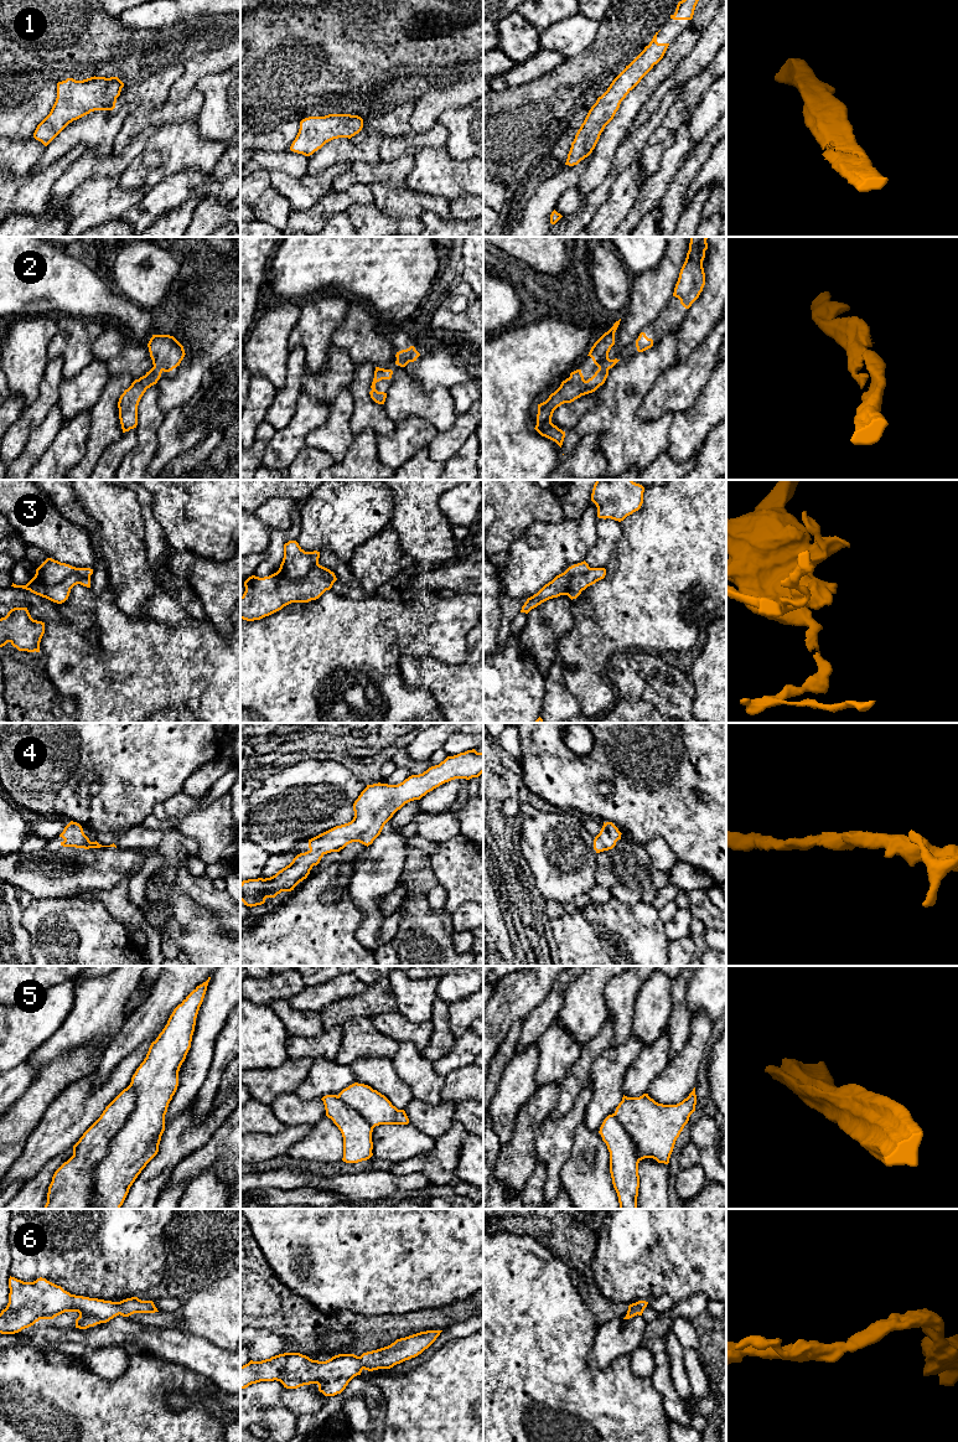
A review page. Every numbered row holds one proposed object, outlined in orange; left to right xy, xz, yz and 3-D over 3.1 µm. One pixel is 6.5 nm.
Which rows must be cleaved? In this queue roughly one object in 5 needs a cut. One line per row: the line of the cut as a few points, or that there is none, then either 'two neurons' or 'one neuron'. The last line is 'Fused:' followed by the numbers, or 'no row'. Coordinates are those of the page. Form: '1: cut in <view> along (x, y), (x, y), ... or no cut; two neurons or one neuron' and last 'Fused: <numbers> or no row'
1: no cut; one neuron
2: no cut; one neuron
3: cut in xy along (36, 573), (46, 584), (57, 584), (72, 573), (89, 575); two neurons
4: no cut; one neuron
5: cut in xy along (130, 1085), (135, 1107), (93, 1169), (93, 1197), (87, 1208); two neurons
6: no cut; one neuron
Fused: 3, 5

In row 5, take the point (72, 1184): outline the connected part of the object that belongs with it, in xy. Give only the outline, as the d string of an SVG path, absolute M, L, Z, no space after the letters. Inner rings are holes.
M129 1085L73 1146L73 1156L53 1174L43 1209L88 1209L93 1198L93 1169L108 1154L110 1141L135 1108L136 1096Z

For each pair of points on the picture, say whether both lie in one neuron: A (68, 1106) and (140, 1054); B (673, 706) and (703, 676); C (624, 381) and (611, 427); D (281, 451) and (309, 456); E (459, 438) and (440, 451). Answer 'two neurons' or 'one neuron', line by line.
A: one neuron
B: two neurons
C: one neuron
D: two neurons
E: one neuron

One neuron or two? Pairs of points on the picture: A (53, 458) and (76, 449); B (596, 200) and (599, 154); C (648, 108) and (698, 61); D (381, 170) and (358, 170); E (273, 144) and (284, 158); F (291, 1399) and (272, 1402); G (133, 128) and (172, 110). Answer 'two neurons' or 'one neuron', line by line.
A: one neuron
B: two neurons
C: one neuron
D: one neuron
E: two neurons
F: two neurons
G: one neuron

